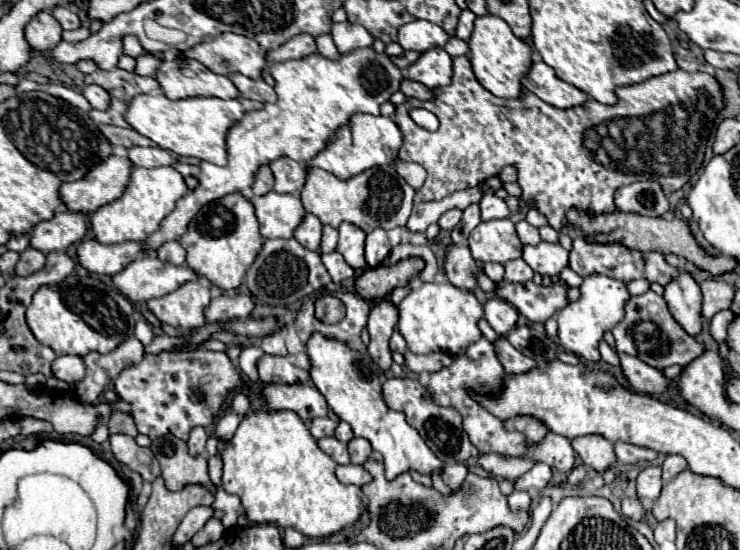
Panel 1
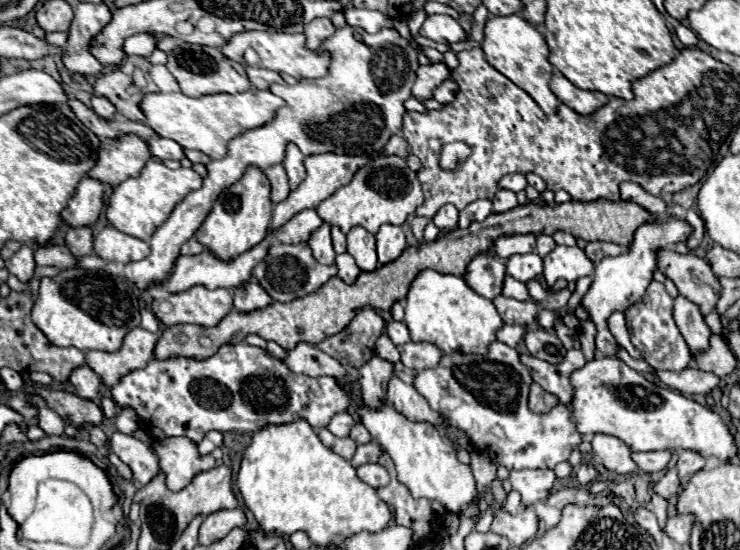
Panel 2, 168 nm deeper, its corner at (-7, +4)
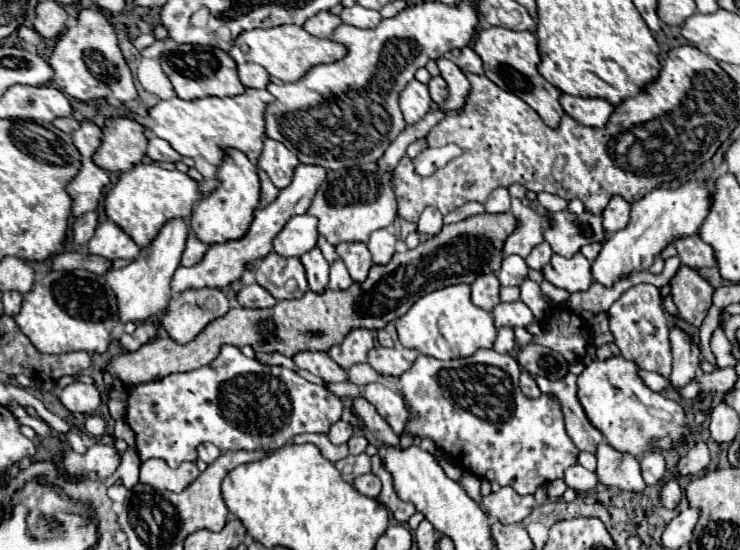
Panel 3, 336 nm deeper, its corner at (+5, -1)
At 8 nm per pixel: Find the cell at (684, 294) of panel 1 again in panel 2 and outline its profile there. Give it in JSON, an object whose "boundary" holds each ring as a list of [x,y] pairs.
{"boundary":[[[678,295],[674,299],[674,319],[692,351],[700,351],[708,347],[710,327],[706,325],[704,315],[700,313],[700,307],[696,303]]]}

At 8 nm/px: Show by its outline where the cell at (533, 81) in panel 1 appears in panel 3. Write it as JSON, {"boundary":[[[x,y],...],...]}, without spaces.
{"boundary":[[[562,94],[560,104],[564,112],[570,114],[574,120],[594,128],[604,128],[610,114],[614,112],[614,106],[602,98],[578,98],[570,94]]]}

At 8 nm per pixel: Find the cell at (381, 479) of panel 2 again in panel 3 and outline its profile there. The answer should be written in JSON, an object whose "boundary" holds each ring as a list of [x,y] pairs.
{"boundary":[[[372,472],[370,474],[364,474],[364,476],[358,476],[354,480],[354,488],[364,494],[364,496],[370,496],[370,498],[378,498],[380,490],[382,490],[382,484],[378,480],[378,476],[374,476]]]}

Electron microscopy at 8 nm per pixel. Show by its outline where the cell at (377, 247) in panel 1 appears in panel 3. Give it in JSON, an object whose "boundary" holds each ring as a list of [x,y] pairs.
{"boundary":[[[376,230],[368,240],[368,250],[372,254],[374,264],[388,264],[394,254],[396,238],[388,230]]]}

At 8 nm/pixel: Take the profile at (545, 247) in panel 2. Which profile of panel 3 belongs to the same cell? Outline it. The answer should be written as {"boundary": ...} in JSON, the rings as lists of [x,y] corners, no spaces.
{"boundary":[[[542,242],[540,246],[536,246],[536,248],[526,256],[526,264],[528,264],[528,268],[532,268],[532,270],[542,270],[542,268],[550,262],[550,256],[552,256],[552,248],[548,246],[548,242]]]}

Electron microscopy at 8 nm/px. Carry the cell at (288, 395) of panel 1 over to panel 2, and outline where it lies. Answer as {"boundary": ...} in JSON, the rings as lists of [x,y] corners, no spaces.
{"boundary":[[[244,341],[222,345],[218,353],[202,361],[154,357],[146,367],[122,377],[110,391],[120,407],[136,411],[154,439],[184,435],[194,443],[212,429],[252,435],[270,423],[290,423],[300,417],[312,427],[326,427],[328,421],[336,413],[346,411],[352,401],[338,379],[292,373],[280,359]]]}

